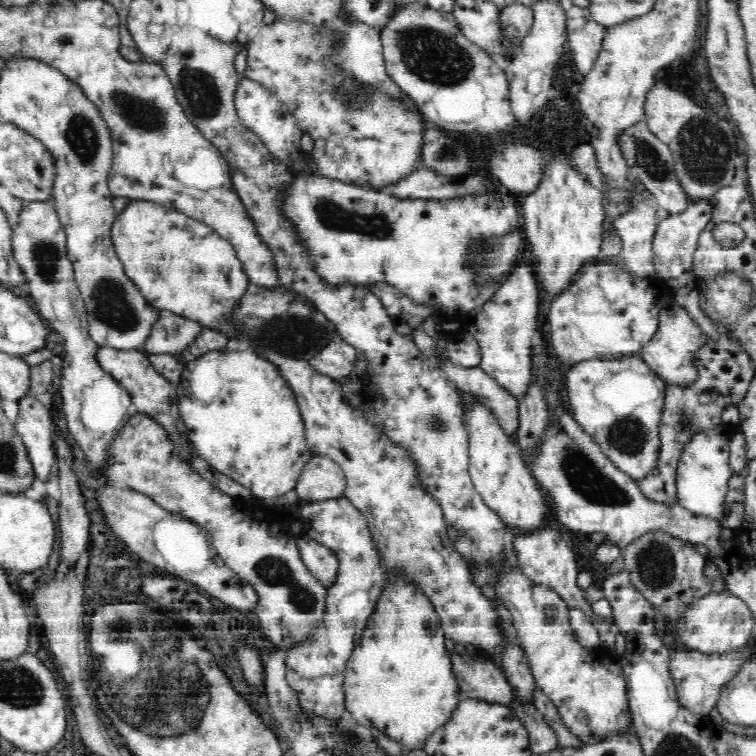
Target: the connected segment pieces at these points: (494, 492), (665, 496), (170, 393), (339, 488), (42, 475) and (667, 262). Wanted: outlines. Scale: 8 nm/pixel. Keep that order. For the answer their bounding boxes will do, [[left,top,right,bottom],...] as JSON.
[[462,396,546,529],[638,328,755,506],[96,347,186,458],[295,454,346,504],[15,394,56,481],[652,200,712,281]]

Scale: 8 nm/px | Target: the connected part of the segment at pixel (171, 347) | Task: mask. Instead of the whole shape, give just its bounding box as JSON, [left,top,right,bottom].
[146,316,211,357]

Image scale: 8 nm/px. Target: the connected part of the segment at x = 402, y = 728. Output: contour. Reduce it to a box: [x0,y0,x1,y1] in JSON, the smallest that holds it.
[345,567,461,750]

